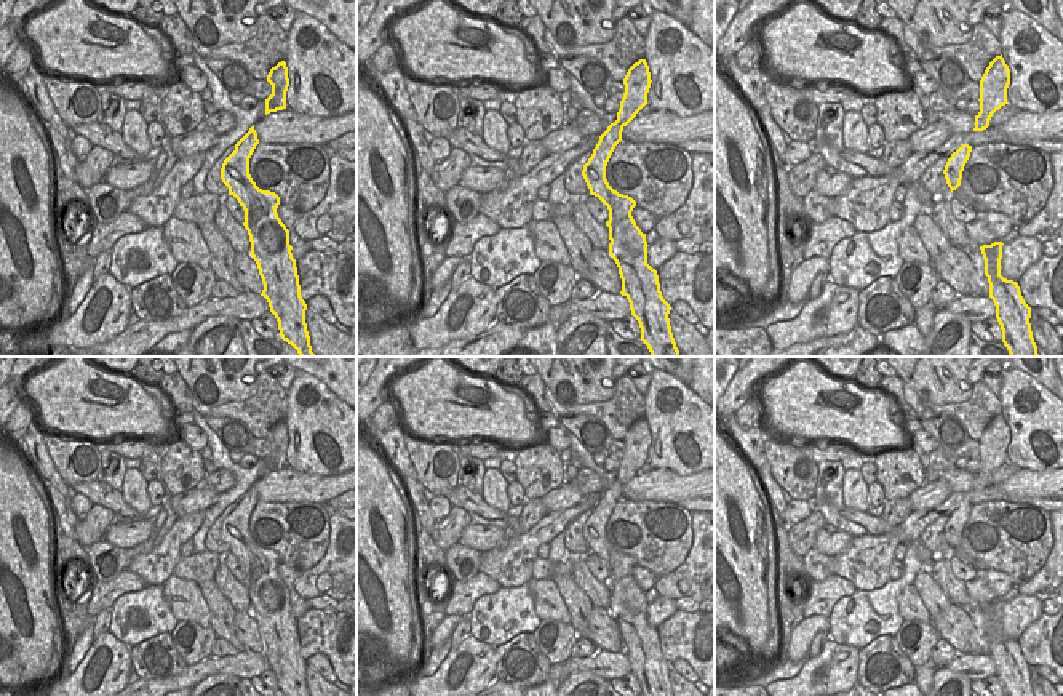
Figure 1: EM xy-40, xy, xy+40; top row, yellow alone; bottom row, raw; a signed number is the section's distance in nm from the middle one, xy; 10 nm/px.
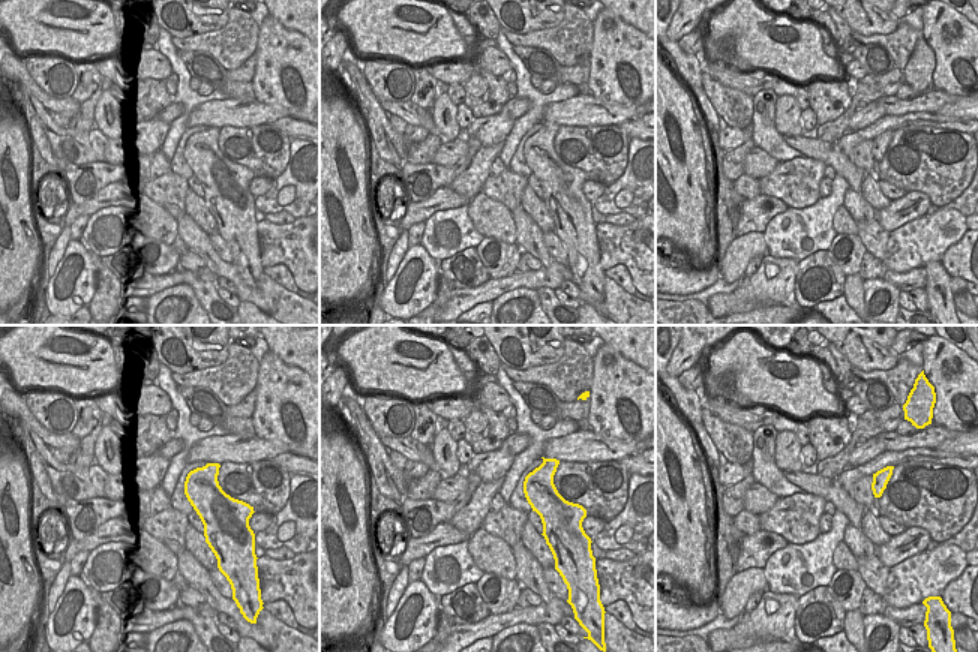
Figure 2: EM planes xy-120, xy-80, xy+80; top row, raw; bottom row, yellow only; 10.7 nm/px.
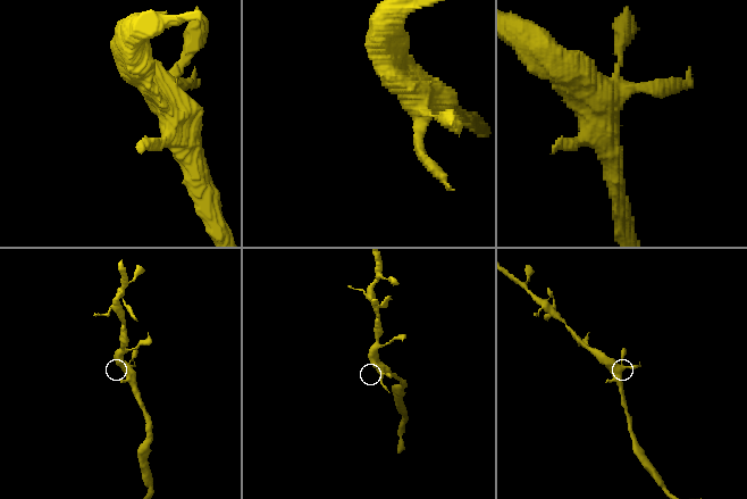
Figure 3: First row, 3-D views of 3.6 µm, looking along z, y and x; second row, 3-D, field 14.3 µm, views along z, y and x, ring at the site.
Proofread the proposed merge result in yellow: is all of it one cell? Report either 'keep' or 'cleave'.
keep

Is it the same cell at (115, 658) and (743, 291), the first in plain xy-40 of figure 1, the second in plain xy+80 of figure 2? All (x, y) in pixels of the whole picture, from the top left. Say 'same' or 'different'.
same

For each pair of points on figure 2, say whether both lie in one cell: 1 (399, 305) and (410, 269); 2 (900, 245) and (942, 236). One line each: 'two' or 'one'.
1: one
2: one

